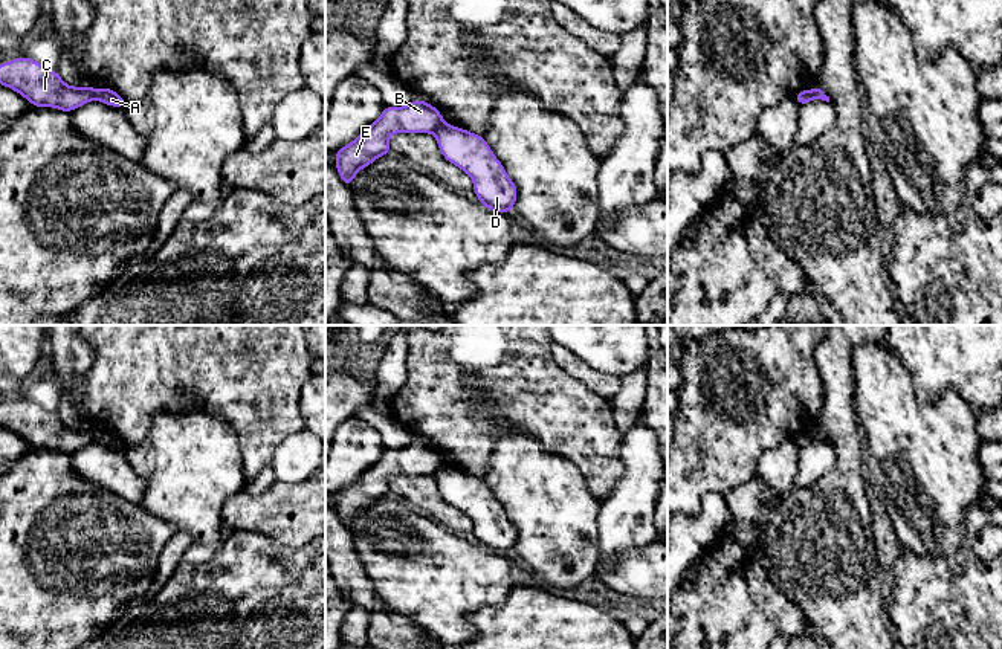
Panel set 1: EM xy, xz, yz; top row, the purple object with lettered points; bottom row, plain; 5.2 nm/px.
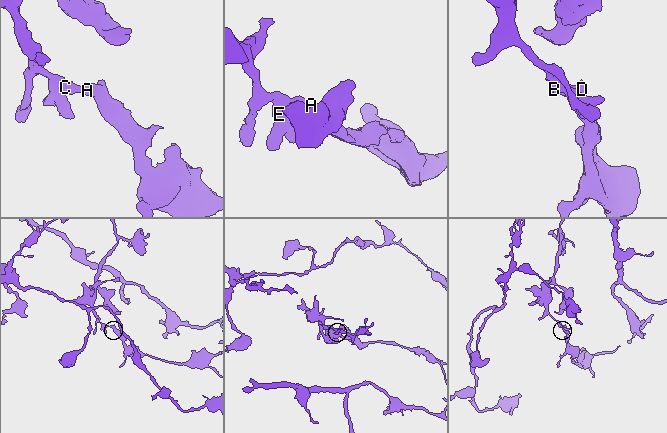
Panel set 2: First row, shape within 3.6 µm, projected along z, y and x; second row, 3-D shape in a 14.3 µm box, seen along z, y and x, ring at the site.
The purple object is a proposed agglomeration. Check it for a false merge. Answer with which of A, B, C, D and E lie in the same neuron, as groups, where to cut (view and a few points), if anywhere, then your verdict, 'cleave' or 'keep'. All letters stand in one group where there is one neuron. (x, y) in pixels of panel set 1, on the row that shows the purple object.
A D / B C E | xz (443, 122), (433, 132) | cleave

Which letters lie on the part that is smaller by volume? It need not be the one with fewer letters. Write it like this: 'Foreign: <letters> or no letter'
Foreign: B, C, E

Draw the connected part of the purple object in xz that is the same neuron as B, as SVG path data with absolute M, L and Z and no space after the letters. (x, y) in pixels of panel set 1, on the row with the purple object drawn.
M417 99L403 107L383 107L380 118L364 130L351 144L335 154L336 170L351 186L357 171L373 163L377 157L391 153L388 136L394 133L434 133L444 124L440 111Z

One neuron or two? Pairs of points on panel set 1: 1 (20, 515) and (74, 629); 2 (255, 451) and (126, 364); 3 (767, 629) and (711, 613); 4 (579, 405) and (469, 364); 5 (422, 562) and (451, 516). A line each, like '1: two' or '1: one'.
1: one
2: one
3: one
4: one
5: two

